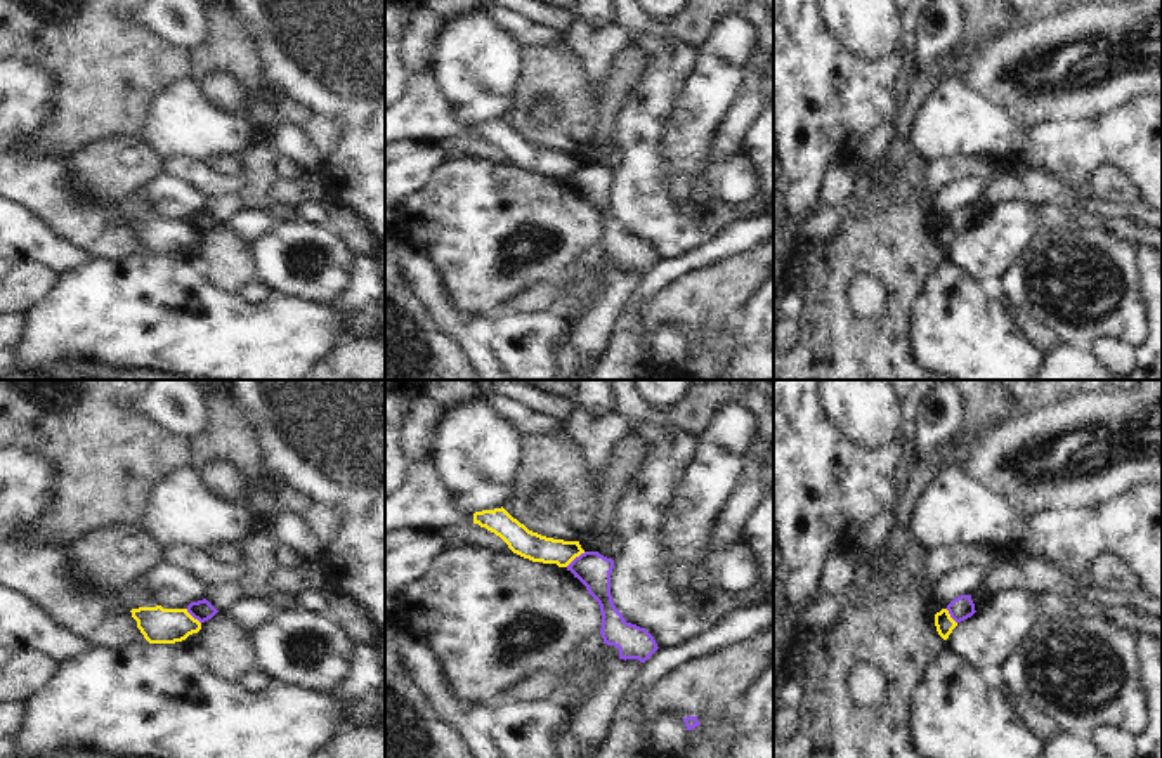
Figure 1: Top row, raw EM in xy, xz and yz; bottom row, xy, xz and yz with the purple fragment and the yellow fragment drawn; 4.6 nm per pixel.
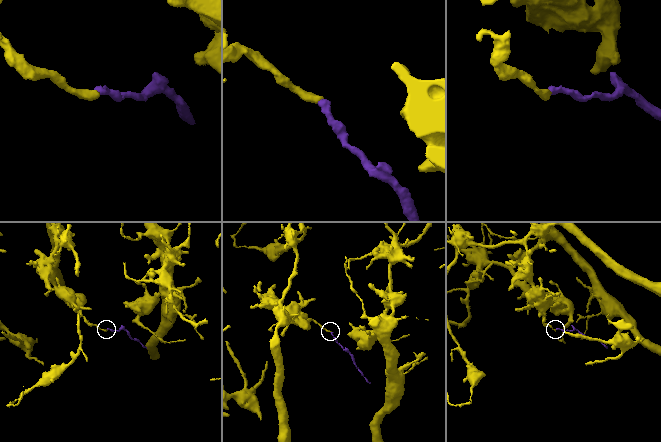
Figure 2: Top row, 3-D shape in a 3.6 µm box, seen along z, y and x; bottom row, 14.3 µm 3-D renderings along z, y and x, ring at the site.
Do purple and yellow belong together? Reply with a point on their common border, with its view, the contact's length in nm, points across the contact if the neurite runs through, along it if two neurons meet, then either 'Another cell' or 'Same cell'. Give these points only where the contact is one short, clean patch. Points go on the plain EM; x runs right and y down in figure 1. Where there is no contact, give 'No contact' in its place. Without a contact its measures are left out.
Touches purple at xz (576, 169). Shared border 120 nm. Boundary: xz (585, 163), (566, 177). Another cell.

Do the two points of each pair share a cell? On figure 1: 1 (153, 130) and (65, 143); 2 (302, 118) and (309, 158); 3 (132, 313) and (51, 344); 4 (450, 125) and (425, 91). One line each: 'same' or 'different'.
1: different
2: different
3: same
4: same

